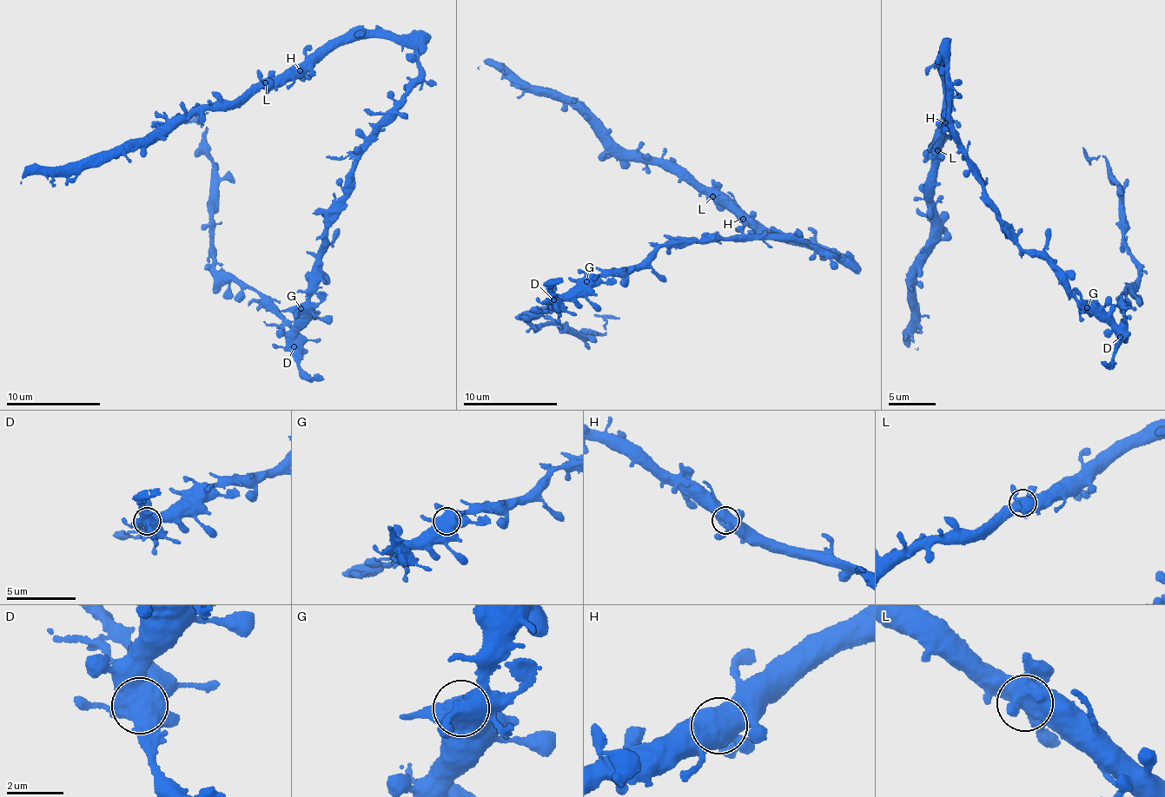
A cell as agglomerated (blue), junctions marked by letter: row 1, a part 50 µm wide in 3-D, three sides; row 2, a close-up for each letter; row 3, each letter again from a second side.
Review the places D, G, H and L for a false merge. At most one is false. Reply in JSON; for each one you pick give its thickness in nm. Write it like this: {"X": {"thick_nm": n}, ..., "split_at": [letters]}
{"D": {"thick_nm": 650}, "split_at": ["D"]}

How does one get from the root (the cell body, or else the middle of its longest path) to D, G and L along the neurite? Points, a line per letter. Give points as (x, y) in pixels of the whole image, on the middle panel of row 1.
D: (771, 239), (714, 234), (674, 240), (635, 267), (614, 270), (554, 300)
G: (771, 239), (687, 237), (658, 249), (635, 267), (609, 270), (586, 281)
L: (771, 239), (812, 245), (842, 260), (818, 245), (808, 247), (769, 238), (712, 196)

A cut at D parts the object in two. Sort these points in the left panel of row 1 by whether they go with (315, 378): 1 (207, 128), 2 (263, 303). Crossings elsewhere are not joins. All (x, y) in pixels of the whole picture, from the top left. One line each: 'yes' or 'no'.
1: yes
2: yes

